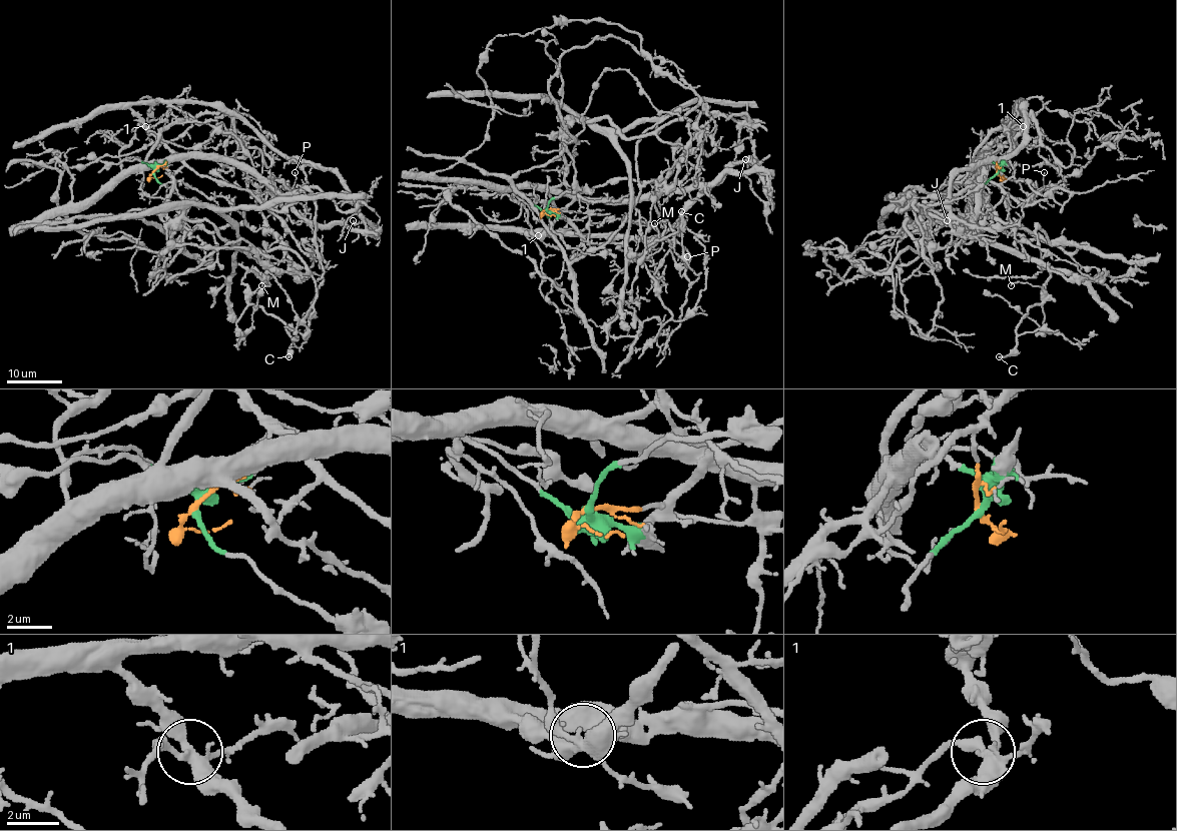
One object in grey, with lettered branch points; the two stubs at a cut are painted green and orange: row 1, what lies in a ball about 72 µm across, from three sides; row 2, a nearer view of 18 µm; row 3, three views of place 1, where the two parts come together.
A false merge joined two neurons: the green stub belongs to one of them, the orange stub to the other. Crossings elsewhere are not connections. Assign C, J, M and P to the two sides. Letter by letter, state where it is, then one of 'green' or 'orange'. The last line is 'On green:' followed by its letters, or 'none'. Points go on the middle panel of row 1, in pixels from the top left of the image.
C: (681, 211) | green
J: (745, 159) | orange
M: (654, 223) | green
P: (687, 256) | orange
On green: C, M

